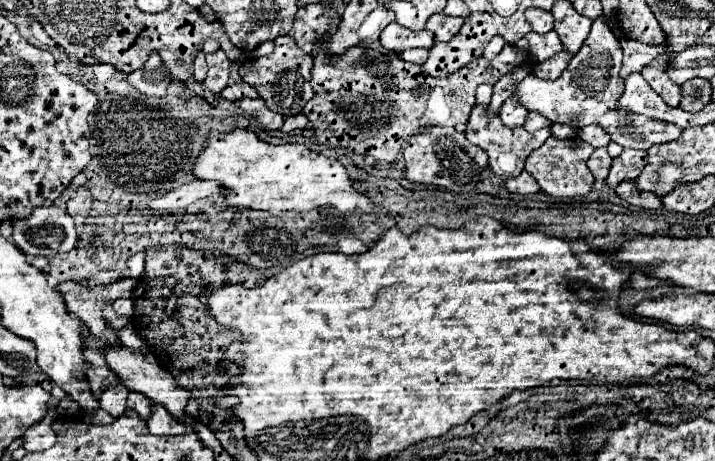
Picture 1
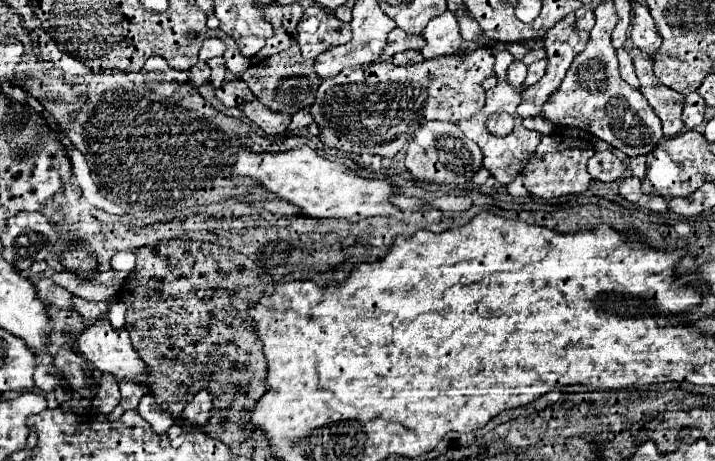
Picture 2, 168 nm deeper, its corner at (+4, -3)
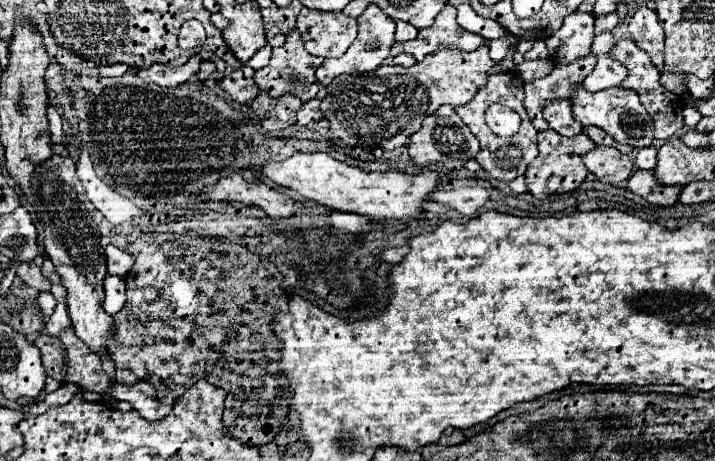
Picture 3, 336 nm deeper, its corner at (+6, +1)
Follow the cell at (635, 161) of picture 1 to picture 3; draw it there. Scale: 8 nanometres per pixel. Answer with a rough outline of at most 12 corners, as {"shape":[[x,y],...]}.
{"shape":[[644,147],[636,155],[638,169],[656,167],[656,147]]}

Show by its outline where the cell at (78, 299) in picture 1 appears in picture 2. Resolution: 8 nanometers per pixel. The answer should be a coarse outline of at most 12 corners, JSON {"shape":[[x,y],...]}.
{"shape":[[44,277],[36,283],[40,297],[74,311],[72,293]]}

